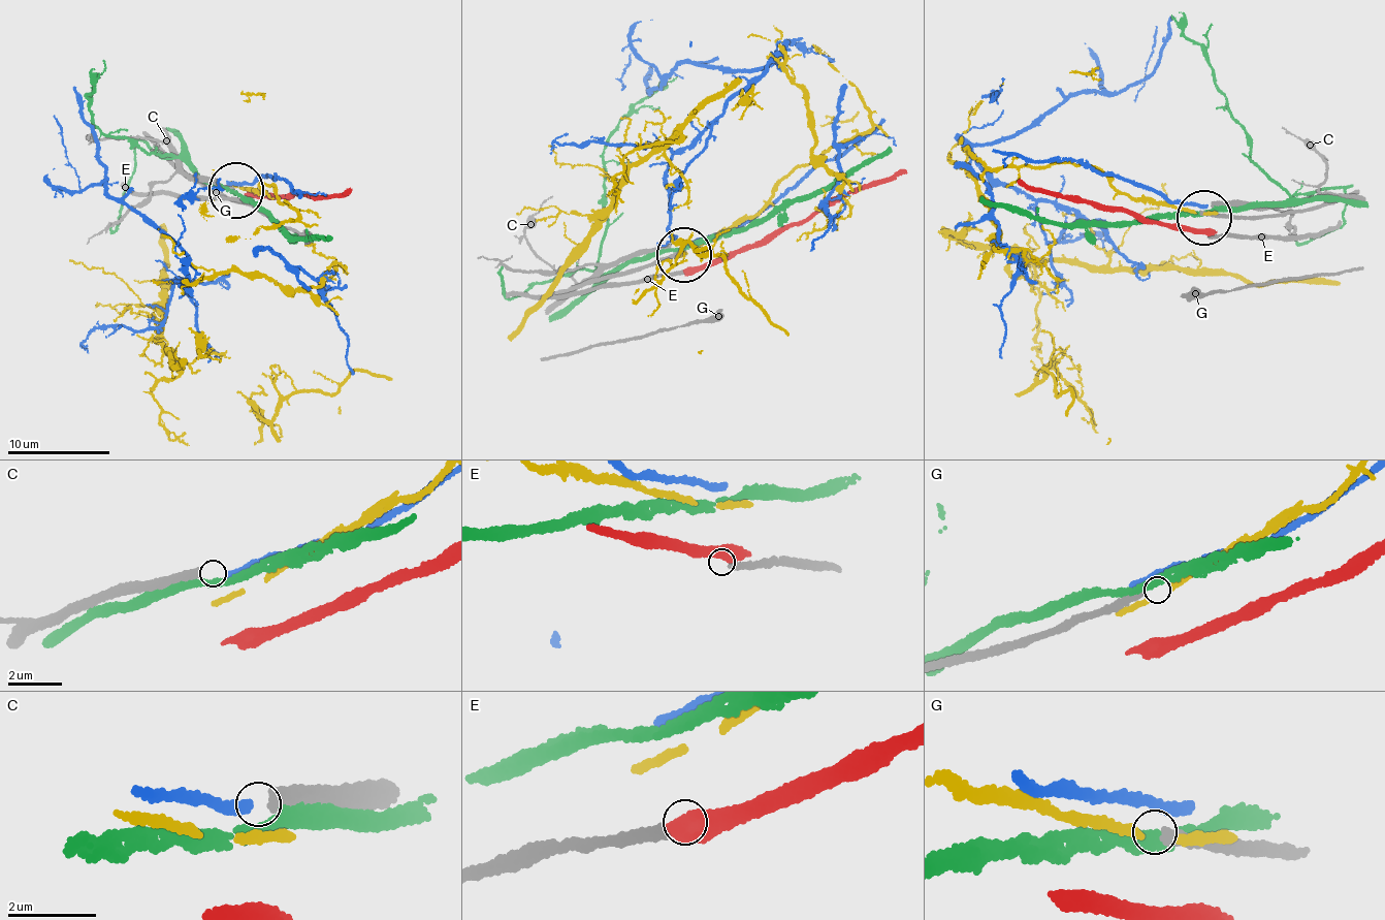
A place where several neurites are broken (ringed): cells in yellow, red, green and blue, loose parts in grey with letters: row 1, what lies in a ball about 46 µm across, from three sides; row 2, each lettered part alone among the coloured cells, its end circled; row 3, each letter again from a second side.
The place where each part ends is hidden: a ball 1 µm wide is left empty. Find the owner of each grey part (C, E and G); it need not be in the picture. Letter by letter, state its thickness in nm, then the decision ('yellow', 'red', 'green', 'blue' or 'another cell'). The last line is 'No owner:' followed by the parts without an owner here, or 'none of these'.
C: 360 nm thick; another cell
E: 260 nm thick; another cell
G: 280 nm thick; another cell
No owner: C, E, G

